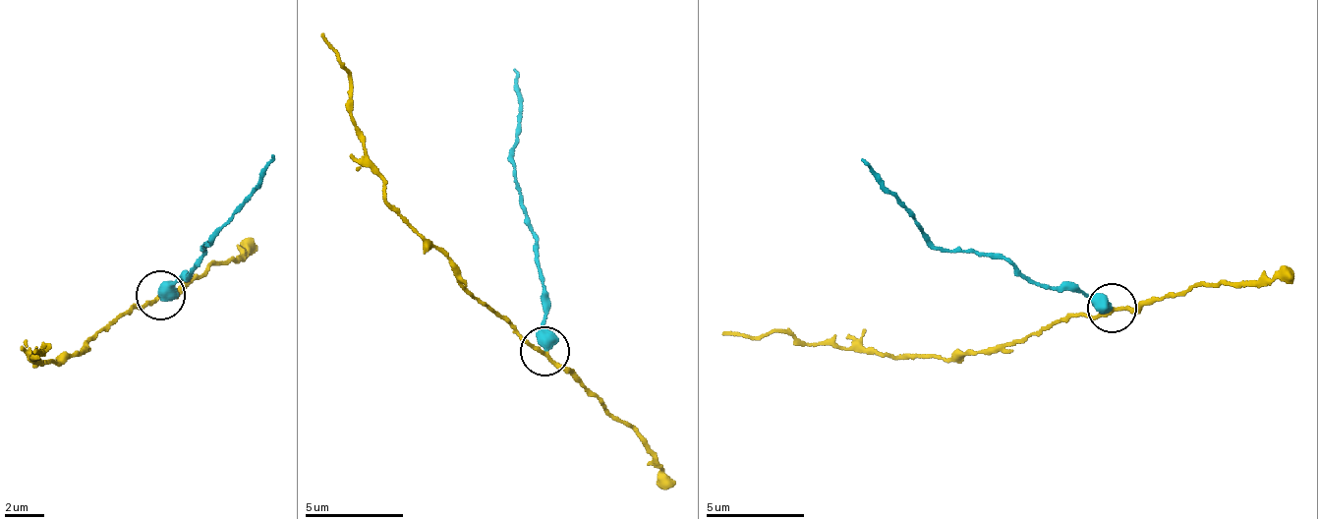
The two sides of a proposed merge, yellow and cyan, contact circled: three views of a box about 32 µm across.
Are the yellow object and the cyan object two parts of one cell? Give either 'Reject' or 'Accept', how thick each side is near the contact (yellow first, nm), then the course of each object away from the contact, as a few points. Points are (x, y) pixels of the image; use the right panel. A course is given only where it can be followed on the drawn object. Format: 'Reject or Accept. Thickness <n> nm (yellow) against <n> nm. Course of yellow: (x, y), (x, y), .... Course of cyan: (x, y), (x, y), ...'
Reject. Thickness 170 nm (yellow) against 550 nm. Course of yellow: (1110, 306), (1005, 346), (905, 358), (769, 334), (721, 333). Course of cyan: (1110, 306), (1069, 288), (1042, 288), (1009, 259), (940, 250), (863, 160)

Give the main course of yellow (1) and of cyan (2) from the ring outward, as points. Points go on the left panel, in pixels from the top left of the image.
1: (159, 294), (86, 344), (38, 365), (34, 356), (50, 349), (35, 352)
2: (159, 294), (179, 276), (189, 278), (200, 251), (209, 245), (273, 156)

